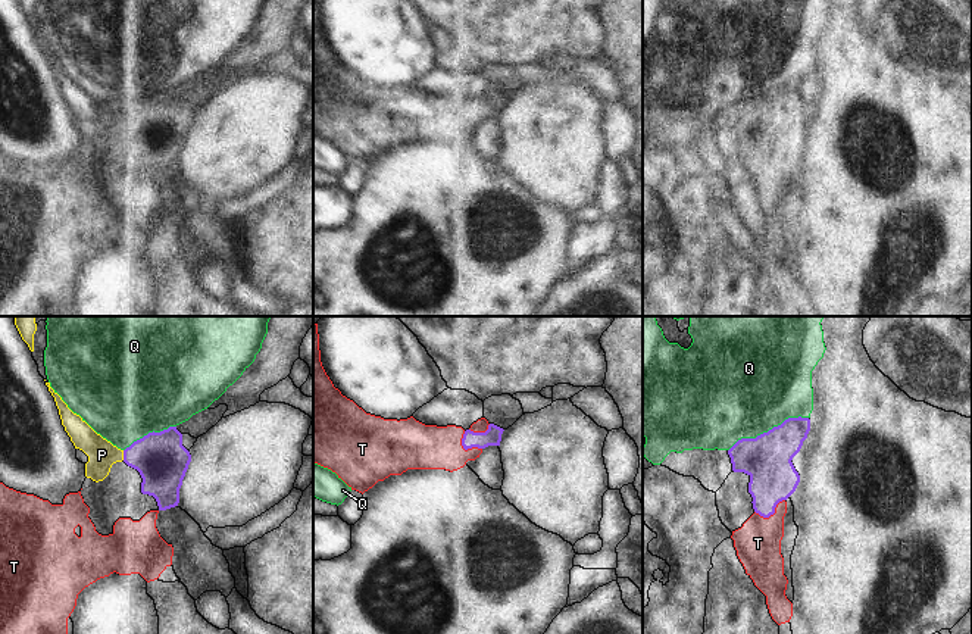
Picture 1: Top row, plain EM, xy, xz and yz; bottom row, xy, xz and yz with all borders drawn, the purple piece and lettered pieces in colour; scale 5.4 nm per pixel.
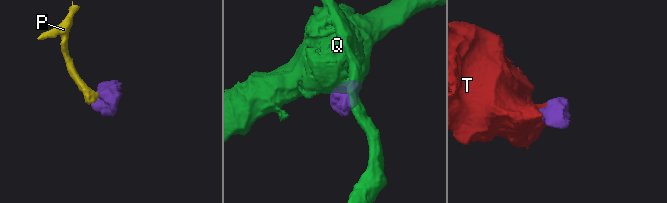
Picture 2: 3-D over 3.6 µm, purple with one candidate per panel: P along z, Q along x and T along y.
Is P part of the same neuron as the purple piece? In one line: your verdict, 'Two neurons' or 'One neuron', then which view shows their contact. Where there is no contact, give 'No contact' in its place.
Two neurons. Touches purple in xy

